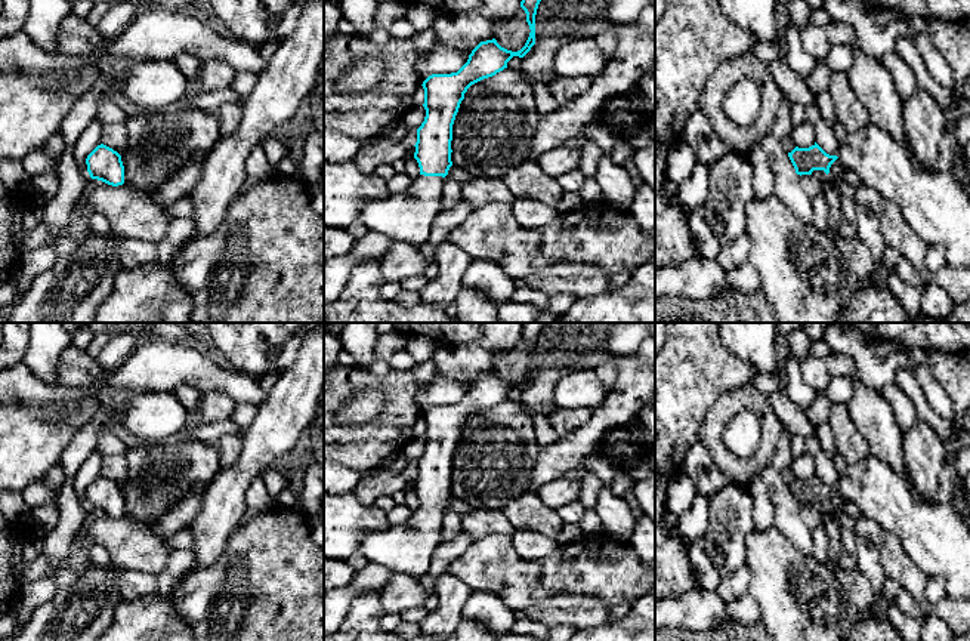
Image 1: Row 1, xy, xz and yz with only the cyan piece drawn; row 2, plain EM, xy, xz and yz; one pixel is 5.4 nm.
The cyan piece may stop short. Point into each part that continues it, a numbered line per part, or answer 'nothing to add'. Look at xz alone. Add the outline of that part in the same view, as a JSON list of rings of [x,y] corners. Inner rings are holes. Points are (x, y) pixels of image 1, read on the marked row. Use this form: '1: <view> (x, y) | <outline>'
1: xz (407, 216) | [[[420,175],[405,192],[365,201],[358,221],[368,231],[392,241],[420,247],[427,241],[433,219],[444,209],[442,191],[442,176]]]

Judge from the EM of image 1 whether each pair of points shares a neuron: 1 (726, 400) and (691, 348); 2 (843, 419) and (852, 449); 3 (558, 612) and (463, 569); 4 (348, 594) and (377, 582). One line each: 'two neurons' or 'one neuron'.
1: two neurons
2: one neuron
3: two neurons
4: one neuron

